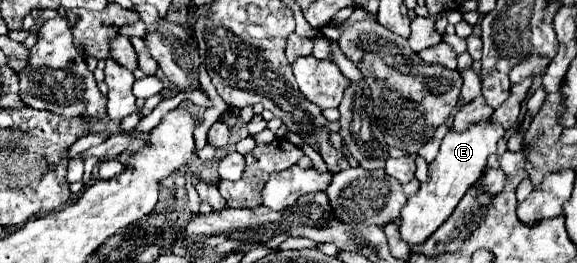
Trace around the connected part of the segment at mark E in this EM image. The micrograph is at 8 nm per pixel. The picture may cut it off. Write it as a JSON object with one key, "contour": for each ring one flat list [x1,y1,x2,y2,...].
{"contour":[[491,120,475,122,467,126,465,132,451,130,439,148,437,158,429,164,429,178,425,184,419,186,419,192,409,198,407,206,401,210,401,238,407,244,421,244,425,242,455,210,463,194,481,178,485,170,487,156,491,156,497,150,497,142,503,138,505,130,501,124,495,124]]}

